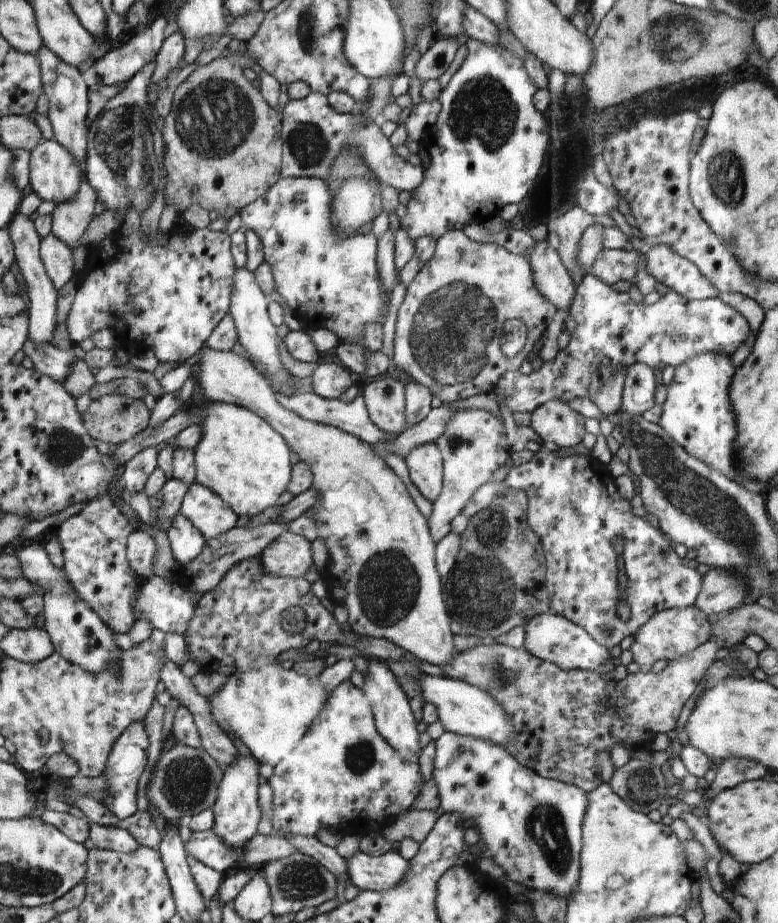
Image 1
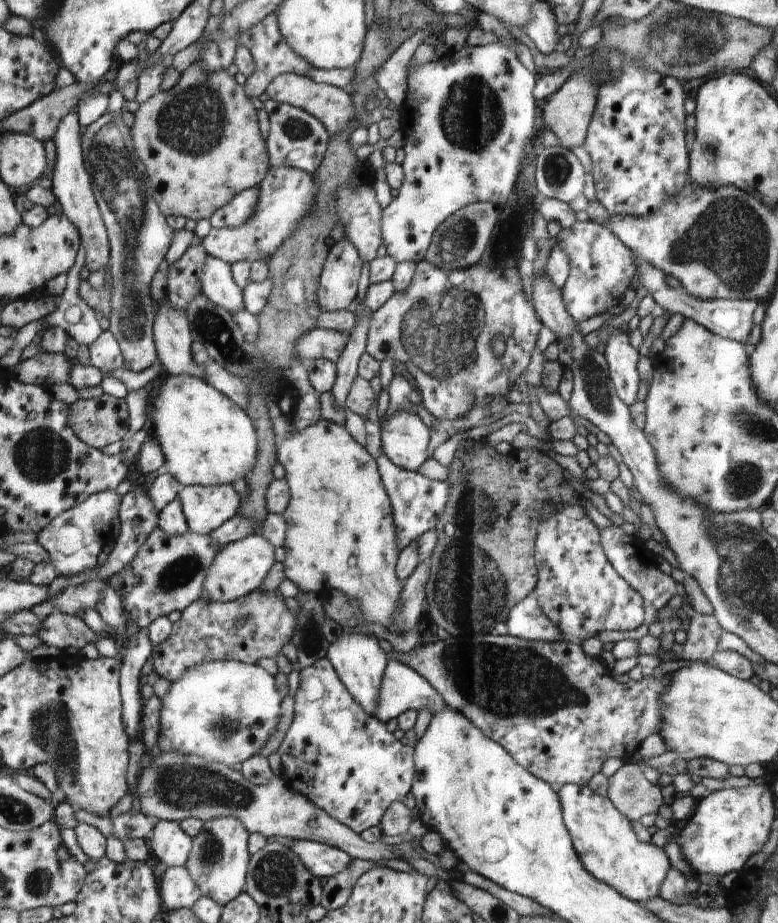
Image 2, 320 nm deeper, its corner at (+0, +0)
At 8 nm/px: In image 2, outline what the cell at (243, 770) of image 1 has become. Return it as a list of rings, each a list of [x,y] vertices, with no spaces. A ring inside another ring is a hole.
[[[234,816],[216,818],[203,824],[200,834],[193,839],[193,852],[186,866],[200,888],[201,896],[208,896],[224,906],[245,891],[249,862],[252,860],[249,854],[250,836],[245,824]]]

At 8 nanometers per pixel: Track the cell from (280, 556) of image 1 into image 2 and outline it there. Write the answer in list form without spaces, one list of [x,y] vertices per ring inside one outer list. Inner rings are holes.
[[[260,532],[232,542],[222,547],[222,558],[218,558],[218,566],[210,570],[210,582],[206,582],[206,594],[202,594],[202,598],[208,598],[210,602],[231,602],[246,597],[262,584],[272,564],[274,548]]]

